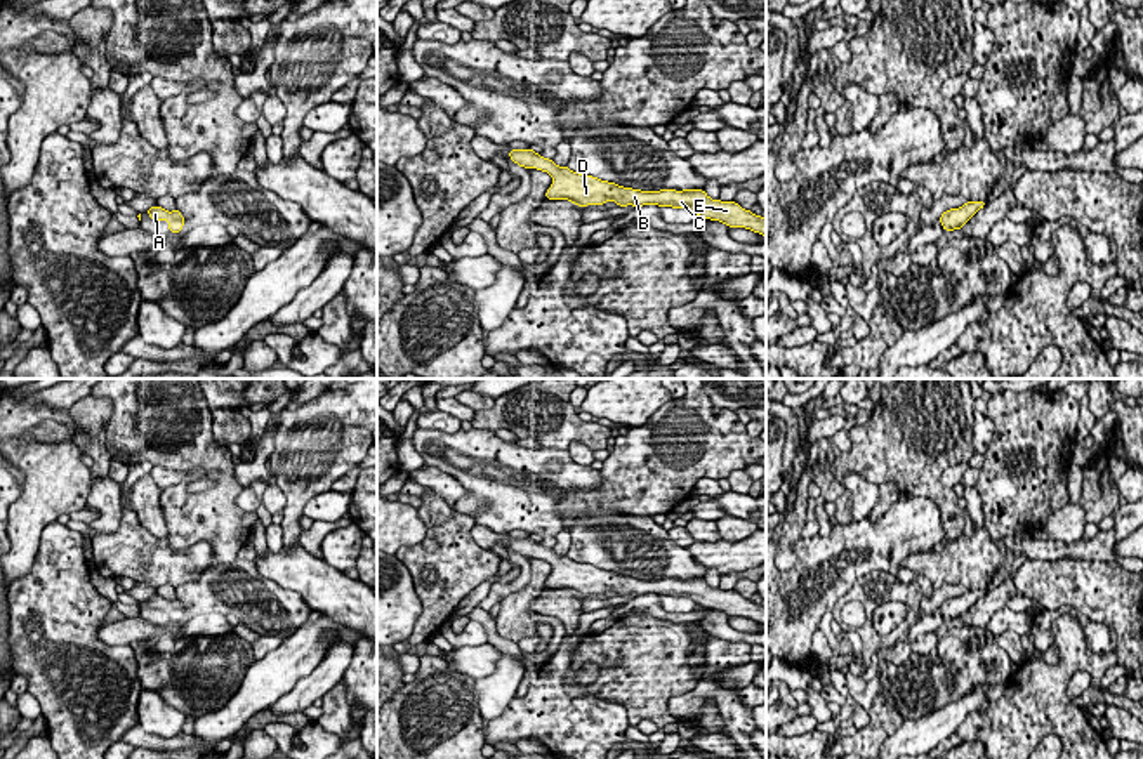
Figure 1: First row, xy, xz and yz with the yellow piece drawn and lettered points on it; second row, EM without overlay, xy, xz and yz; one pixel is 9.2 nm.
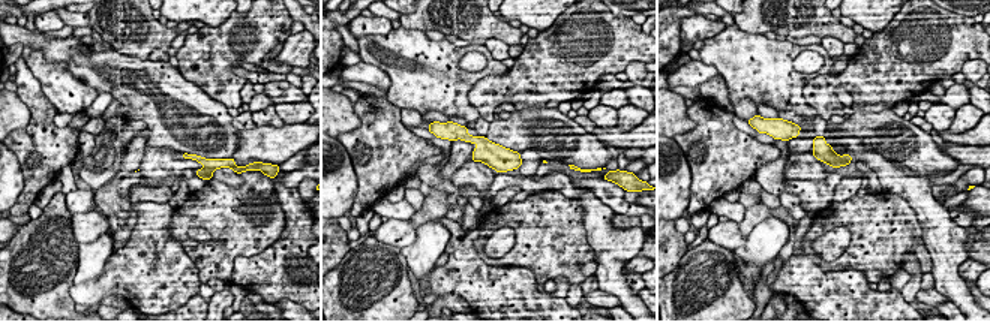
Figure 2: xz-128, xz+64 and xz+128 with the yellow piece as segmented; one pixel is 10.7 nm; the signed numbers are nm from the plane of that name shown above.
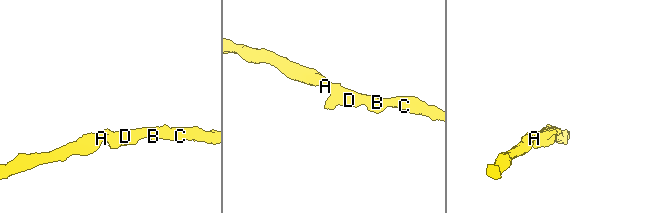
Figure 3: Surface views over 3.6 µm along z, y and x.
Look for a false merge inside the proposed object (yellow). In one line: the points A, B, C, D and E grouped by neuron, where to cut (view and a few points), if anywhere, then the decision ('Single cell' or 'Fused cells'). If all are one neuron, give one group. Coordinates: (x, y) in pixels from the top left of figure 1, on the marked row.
Groups: A B C D E. No split. Single cell

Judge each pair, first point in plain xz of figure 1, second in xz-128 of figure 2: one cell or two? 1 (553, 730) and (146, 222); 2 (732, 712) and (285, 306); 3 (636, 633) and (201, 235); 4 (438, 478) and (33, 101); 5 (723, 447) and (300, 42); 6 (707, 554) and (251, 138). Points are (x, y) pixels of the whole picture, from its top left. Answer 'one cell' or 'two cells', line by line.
1: one cell
2: two cells
3: two cells
4: two cells
5: two cells
6: one cell

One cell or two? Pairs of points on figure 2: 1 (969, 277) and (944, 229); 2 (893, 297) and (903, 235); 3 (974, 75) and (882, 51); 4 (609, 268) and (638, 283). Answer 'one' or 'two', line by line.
1: two
2: two
3: two
4: two

